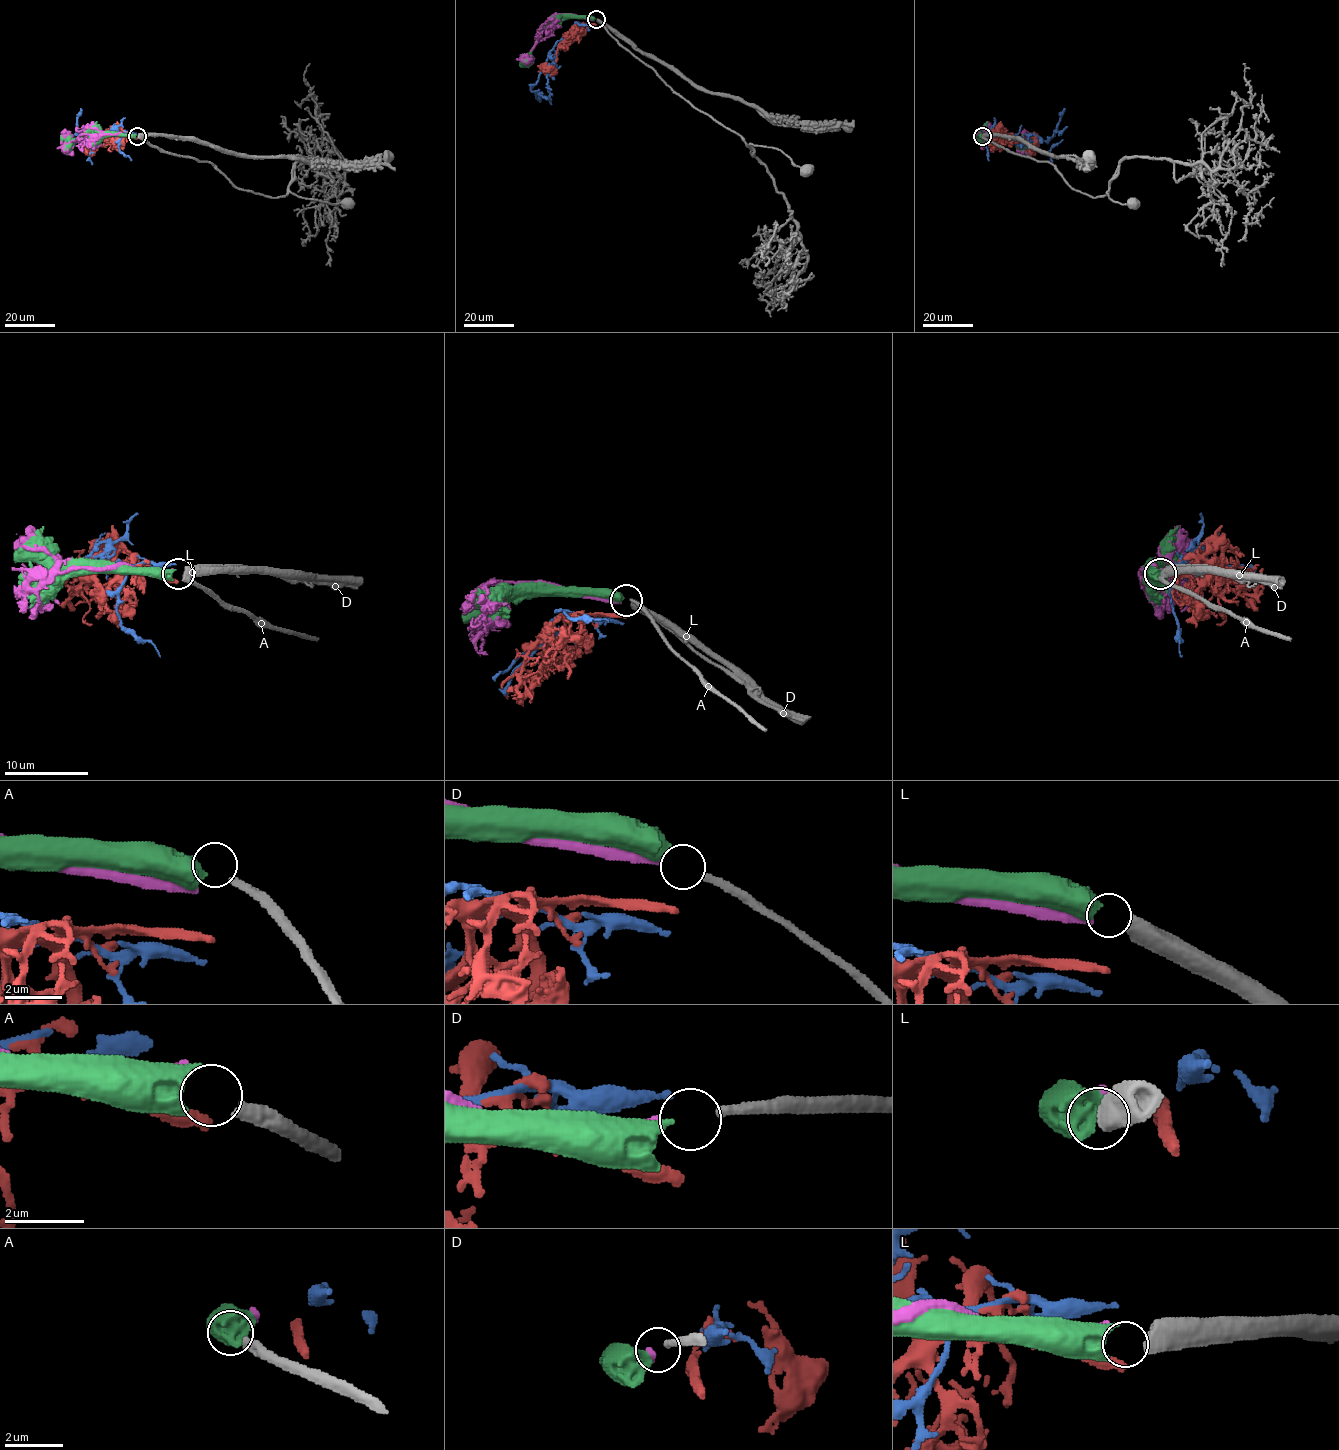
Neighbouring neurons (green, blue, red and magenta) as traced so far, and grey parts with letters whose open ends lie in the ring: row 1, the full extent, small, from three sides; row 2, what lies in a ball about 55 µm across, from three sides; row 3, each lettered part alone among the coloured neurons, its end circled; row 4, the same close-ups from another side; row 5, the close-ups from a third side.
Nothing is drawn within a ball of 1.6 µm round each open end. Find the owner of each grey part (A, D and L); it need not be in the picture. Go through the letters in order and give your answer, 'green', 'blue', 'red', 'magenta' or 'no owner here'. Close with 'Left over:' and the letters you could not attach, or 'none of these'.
A: no owner here
D: magenta
L: green
Left over: A

